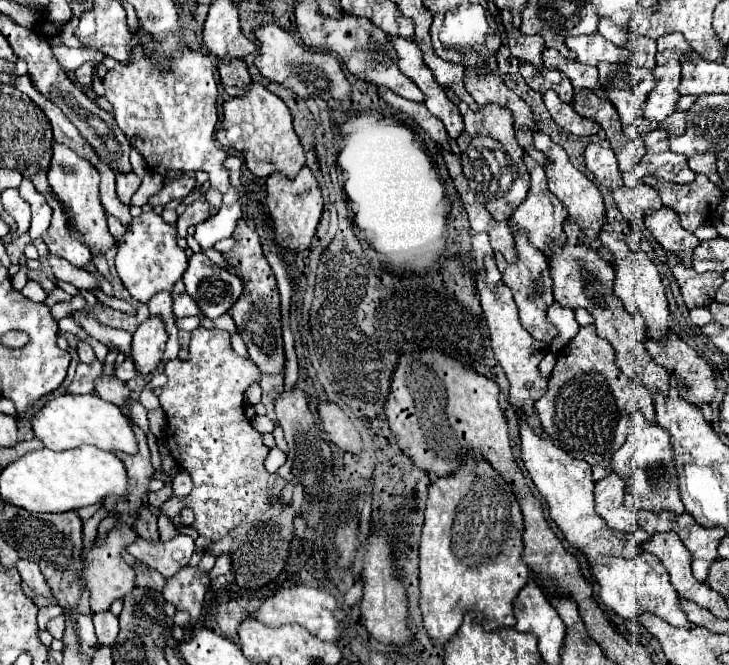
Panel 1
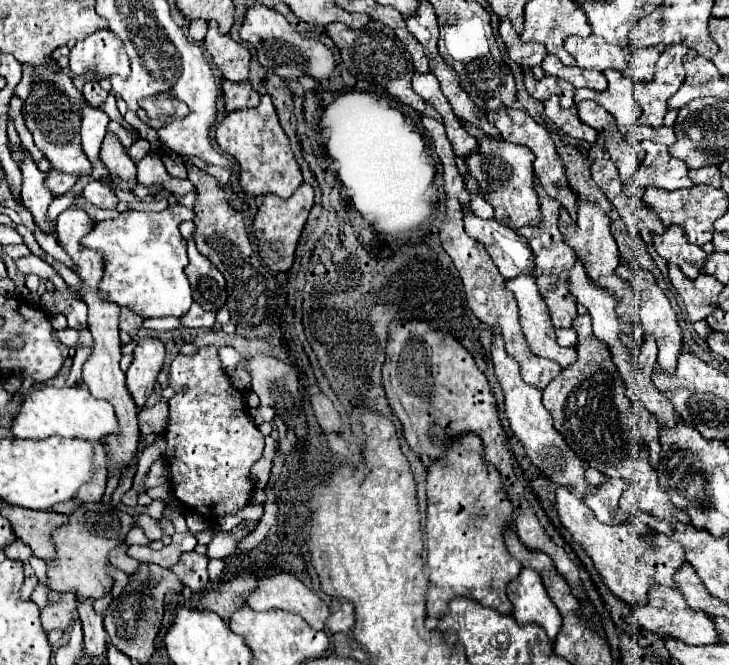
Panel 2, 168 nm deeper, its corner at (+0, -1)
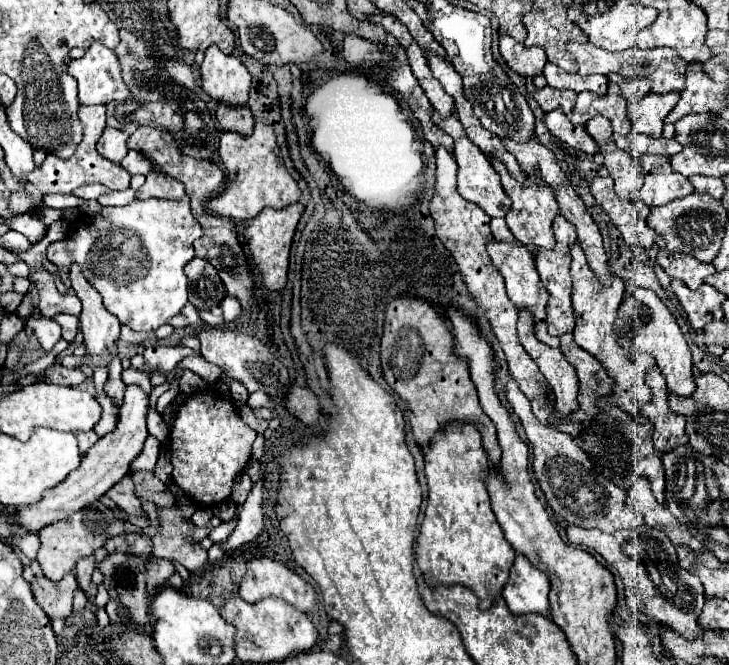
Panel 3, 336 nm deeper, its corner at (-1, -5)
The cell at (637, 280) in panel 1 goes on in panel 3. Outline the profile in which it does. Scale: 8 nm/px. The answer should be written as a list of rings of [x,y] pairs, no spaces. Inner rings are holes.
[[[635,288],[633,294],[625,296],[625,304],[627,306],[621,306],[621,314],[617,318],[617,338],[621,342],[623,342],[623,336],[631,338],[639,350],[655,356],[669,392],[675,392],[681,396],[693,394],[695,386],[693,386],[691,352],[689,352],[689,346],[683,338],[681,328],[675,322],[671,310],[657,298],[655,292],[651,292],[647,288]]]

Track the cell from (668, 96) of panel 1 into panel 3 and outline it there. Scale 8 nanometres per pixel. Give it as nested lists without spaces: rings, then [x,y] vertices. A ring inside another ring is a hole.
[[[671,90],[667,94],[649,92],[639,102],[629,104],[629,118],[633,122],[633,130],[649,134],[651,138],[659,138],[663,130],[663,118],[671,112],[677,100],[679,90]]]

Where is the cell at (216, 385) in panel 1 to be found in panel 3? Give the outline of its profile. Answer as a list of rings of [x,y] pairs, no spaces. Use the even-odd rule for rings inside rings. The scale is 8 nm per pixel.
[[[201,392],[189,396],[175,412],[169,434],[169,450],[173,464],[173,482],[197,506],[215,508],[233,492],[233,482],[251,458],[255,432],[243,424],[235,404],[219,392]]]

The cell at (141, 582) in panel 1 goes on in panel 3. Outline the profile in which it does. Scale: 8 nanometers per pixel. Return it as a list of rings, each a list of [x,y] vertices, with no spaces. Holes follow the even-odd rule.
[[[119,534],[117,538],[109,538],[109,542],[105,542],[105,548],[109,554],[113,552],[125,552],[135,556],[149,555],[152,552],[151,538],[145,534]]]

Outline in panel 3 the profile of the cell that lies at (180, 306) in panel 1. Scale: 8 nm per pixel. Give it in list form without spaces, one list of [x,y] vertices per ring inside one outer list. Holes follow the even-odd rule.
[[[185,196],[183,200],[159,200],[159,198],[135,200],[135,202],[131,202],[131,204],[127,204],[127,206],[121,206],[121,208],[105,206],[105,208],[101,210],[101,214],[103,214],[103,216],[95,216],[91,222],[85,222],[85,224],[77,226],[73,232],[71,232],[71,226],[69,226],[69,232],[67,232],[67,236],[65,236],[63,240],[49,244],[49,248],[47,248],[47,258],[49,258],[51,264],[55,264],[55,266],[59,266],[59,268],[63,270],[63,282],[65,282],[65,286],[69,286],[69,276],[67,276],[69,266],[71,266],[73,262],[81,264],[85,278],[89,278],[91,286],[97,288],[97,292],[101,294],[101,298],[103,298],[103,306],[105,306],[113,316],[117,316],[121,324],[127,324],[127,326],[133,328],[133,330],[157,330],[161,324],[167,324],[169,318],[181,314],[183,306],[187,304],[187,276],[185,276],[183,268],[185,268],[187,262],[193,260],[193,256],[195,256],[195,254],[193,254],[193,242],[195,242],[195,238],[199,238],[201,232],[203,232],[201,226],[199,226],[199,222],[197,222],[197,218],[191,214],[189,198]]]

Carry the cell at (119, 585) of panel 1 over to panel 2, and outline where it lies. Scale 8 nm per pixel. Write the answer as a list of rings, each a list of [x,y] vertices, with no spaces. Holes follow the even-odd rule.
[[[104,502],[82,504],[74,512],[70,512],[68,518],[70,522],[58,526],[52,532],[52,544],[56,546],[56,562],[52,562],[52,566],[48,566],[46,570],[48,584],[56,592],[76,590],[78,596],[94,598],[94,600],[102,598],[112,588],[112,578],[106,574],[108,552],[114,546],[118,546],[132,528],[142,528],[145,536],[151,541],[160,540],[163,535],[158,522],[150,516],[141,514],[137,518],[132,518],[126,512]]]

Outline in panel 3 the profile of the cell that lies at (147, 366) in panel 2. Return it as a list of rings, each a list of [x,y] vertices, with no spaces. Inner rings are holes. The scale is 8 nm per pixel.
[[[137,384],[127,386],[125,400],[119,410],[117,428],[111,434],[105,434],[103,438],[99,438],[99,442],[93,448],[89,448],[89,452],[83,456],[81,466],[77,470],[73,470],[73,474],[69,474],[69,478],[65,478],[65,482],[57,484],[53,490],[47,490],[43,494],[41,502],[37,502],[37,506],[17,508],[17,522],[21,522],[21,526],[25,526],[29,532],[37,532],[43,526],[53,524],[61,518],[73,516],[81,508],[99,500],[111,486],[115,486],[129,472],[131,462],[141,454],[143,444],[149,436],[147,434],[147,412],[149,412],[147,394]]]

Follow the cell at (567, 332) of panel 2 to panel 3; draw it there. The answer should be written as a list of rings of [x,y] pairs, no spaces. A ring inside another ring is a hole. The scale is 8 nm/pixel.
[[[491,238],[487,242],[487,254],[489,258],[493,260],[495,268],[501,272],[501,276],[505,278],[505,286],[507,286],[507,294],[511,298],[511,302],[517,306],[517,308],[527,308],[529,312],[535,314],[537,322],[535,322],[535,334],[541,342],[549,344],[549,346],[559,346],[559,338],[549,336],[547,332],[547,326],[545,326],[545,306],[547,306],[547,300],[549,300],[549,294],[543,290],[543,284],[539,280],[539,274],[535,270],[535,258],[533,254],[525,248],[525,246],[517,246],[517,244],[509,244],[509,242],[503,242],[503,240],[495,240]]]

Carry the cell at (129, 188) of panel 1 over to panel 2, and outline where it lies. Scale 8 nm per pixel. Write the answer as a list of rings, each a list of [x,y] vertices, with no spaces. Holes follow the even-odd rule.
[[[110,132],[102,140],[100,160],[110,170],[112,178],[114,178],[114,184],[118,188],[132,190],[138,184],[136,182],[136,166],[134,166],[134,162],[124,152],[124,146],[120,144],[120,140]]]

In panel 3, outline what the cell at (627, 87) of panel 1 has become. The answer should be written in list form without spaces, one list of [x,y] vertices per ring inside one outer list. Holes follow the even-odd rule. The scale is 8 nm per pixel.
[[[609,82],[609,90],[605,94],[605,114],[613,124],[613,130],[617,134],[629,134],[633,124],[629,122],[627,116],[627,100],[621,92],[621,88],[613,82]]]

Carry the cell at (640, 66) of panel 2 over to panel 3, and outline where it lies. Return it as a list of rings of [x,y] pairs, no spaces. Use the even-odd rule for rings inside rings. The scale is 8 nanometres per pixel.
[[[609,74],[607,78],[609,78],[609,80],[613,80],[613,82],[617,82],[617,84],[621,86],[621,90],[623,90],[623,94],[625,94],[625,98],[627,98],[627,102],[629,102],[629,104],[631,104],[631,102],[641,100],[641,98],[649,92],[649,88],[651,88],[651,82],[649,82],[647,78],[631,80],[631,78],[617,76],[617,74]]]

